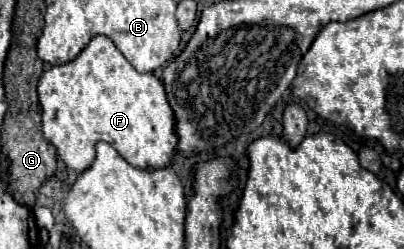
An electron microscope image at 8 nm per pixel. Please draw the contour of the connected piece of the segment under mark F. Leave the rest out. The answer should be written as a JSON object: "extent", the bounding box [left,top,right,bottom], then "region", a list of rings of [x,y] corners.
{"extent":[38,36,178,174],"region":[[[94,36],[76,60],[46,68],[38,82],[38,96],[42,106],[42,132],[46,140],[56,148],[66,166],[78,174],[94,164],[94,146],[98,142],[108,142],[124,160],[142,170],[166,168],[174,160],[178,144],[176,122],[162,82],[154,74],[136,72],[134,66],[116,50],[112,40],[106,36]]]}

